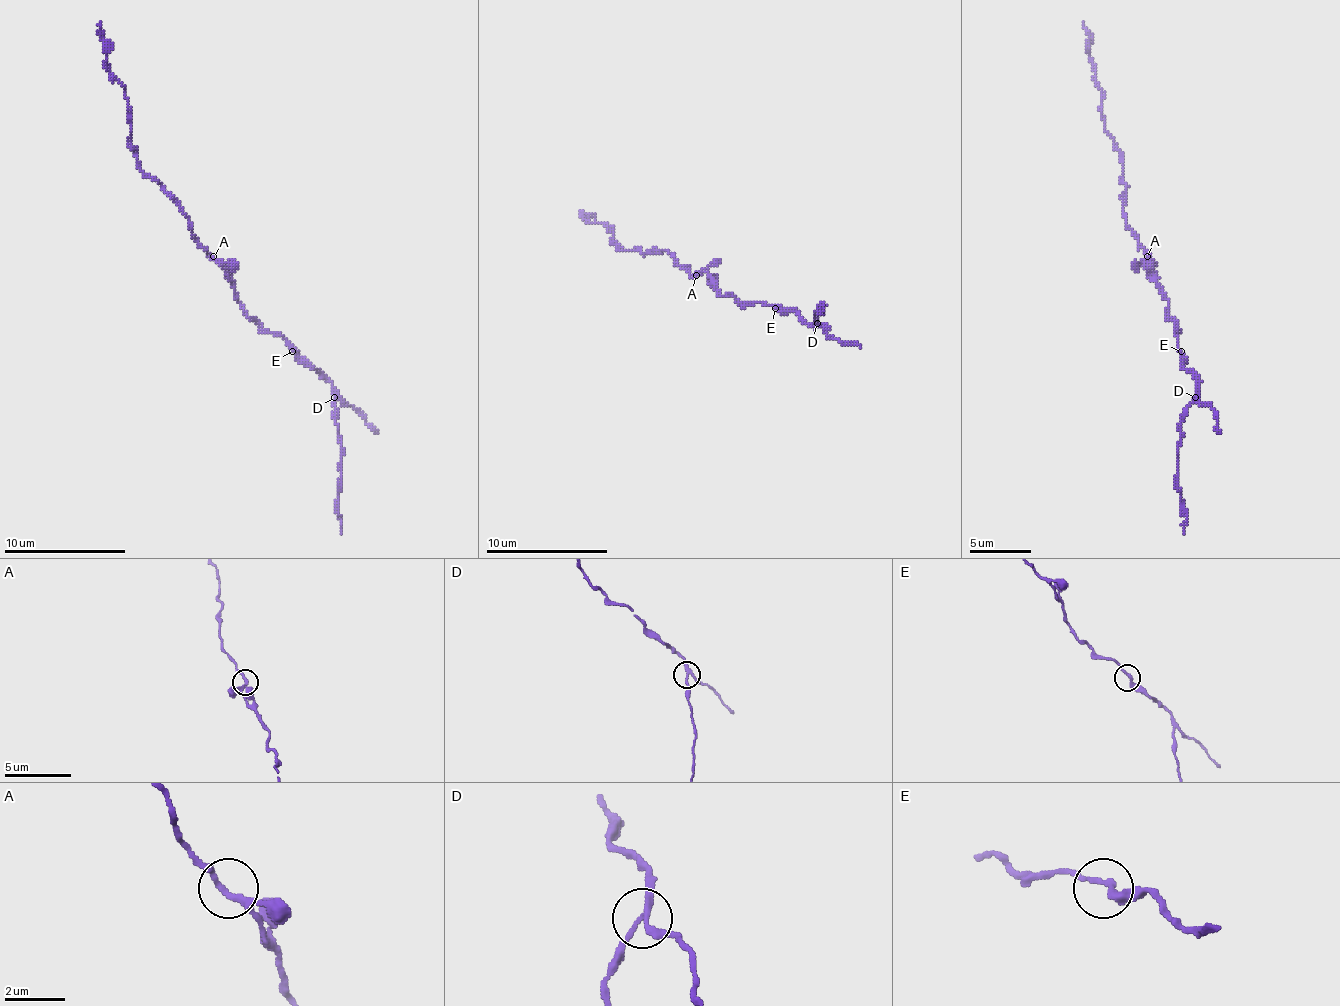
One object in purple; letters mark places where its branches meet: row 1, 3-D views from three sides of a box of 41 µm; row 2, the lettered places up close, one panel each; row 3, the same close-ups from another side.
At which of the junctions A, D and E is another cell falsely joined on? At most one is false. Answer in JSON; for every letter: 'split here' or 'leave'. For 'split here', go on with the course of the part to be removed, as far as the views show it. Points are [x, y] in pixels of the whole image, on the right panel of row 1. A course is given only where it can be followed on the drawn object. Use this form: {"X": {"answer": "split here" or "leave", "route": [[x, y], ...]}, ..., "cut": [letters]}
{"A": {"answer": "leave"}, "D": {"answer": "split here", "route": [[1196, 397], [1184, 418], [1178, 445], [1184, 534]]}, "E": {"answer": "leave"}, "cut": ["D"]}

